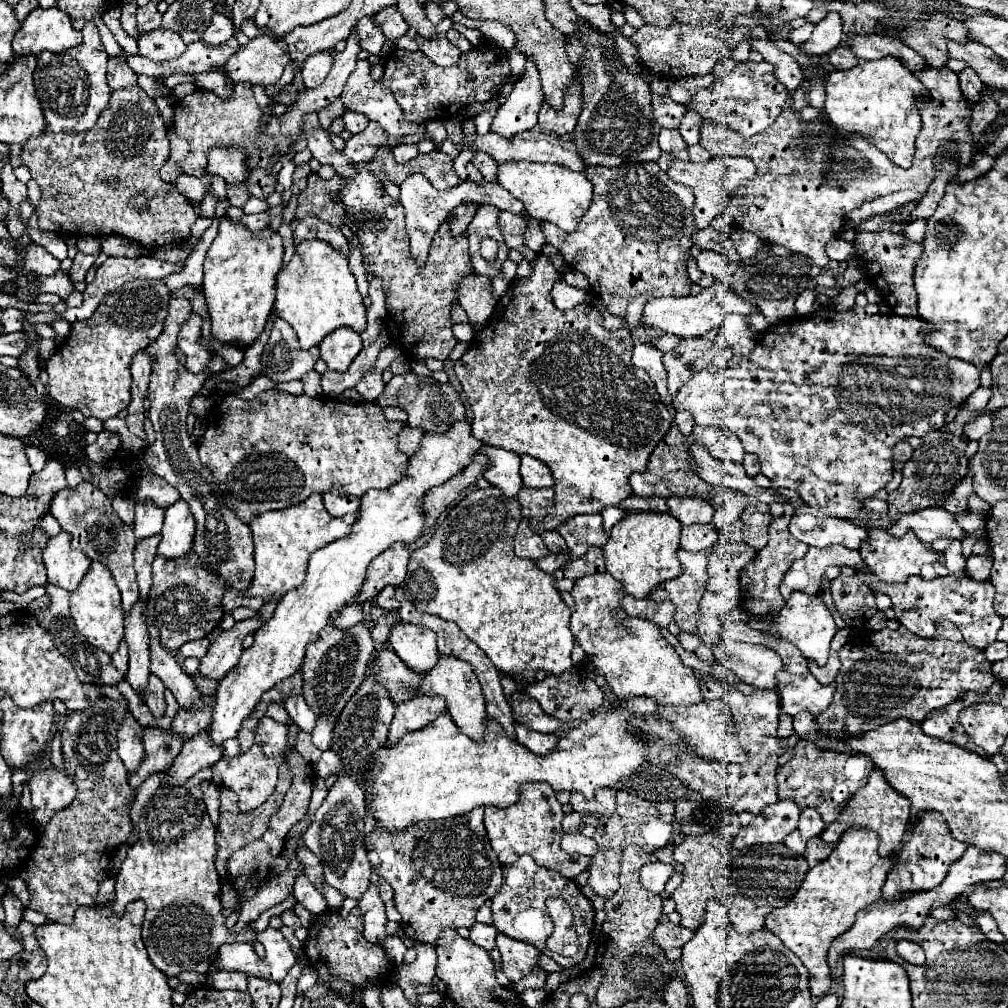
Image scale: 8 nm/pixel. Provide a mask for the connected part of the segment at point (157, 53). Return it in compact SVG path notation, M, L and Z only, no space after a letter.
M158 28L154 32L142 34L138 40L138 48L140 54L146 58L152 58L156 62L166 62L166 60L180 58L186 50L186 44L182 42L180 36L176 36L176 32Z

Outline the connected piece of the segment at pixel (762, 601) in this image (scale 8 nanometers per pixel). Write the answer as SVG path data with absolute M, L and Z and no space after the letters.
M788 504L784 508L786 508L786 514L782 518L774 518L768 528L768 544L762 550L758 550L754 560L748 562L748 566L744 566L744 570L740 572L740 592L742 592L740 606L742 606L742 610L746 610L748 614L754 614L754 616L776 614L776 610L780 610L780 606L784 606L784 598L780 596L778 586L780 586L784 574L788 572L788 568L792 566L792 562L796 558L802 558L808 550L808 546L804 546L796 538L792 538L792 534L788 532L790 514L794 512L794 508Z

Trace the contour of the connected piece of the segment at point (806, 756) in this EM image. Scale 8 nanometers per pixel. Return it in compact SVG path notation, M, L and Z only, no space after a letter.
M799 739L794 748L794 758L780 766L776 780L778 780L778 798L790 798L800 808L814 808L820 812L826 824L832 824L844 804L852 798L852 794L864 786L868 774L874 770L872 762L864 758L864 754L838 753L823 750L813 742Z

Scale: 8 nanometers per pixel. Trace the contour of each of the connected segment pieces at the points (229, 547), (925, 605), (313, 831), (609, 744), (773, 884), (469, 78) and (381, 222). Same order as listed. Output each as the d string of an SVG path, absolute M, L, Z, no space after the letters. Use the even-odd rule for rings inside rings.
M184 296L172 298L170 300L170 312L168 312L166 326L164 326L164 334L160 334L160 338L152 346L148 346L148 350L146 350L148 356L154 360L152 362L152 374L150 374L150 390L148 390L148 398L150 398L148 418L154 424L156 442L146 448L144 460L156 476L160 476L168 484L172 484L180 492L182 500L188 502L188 506L190 506L190 510L196 518L196 536L194 536L196 554L202 558L204 566L208 566L210 570L220 574L228 582L228 586L232 588L232 590L228 590L228 594L224 594L224 600L222 600L224 610L232 612L238 606L258 610L264 604L262 598L248 598L244 594L238 594L242 590L248 590L250 584L252 584L252 578L254 578L252 532L250 532L248 524L240 522L236 518L236 514L226 506L220 490L216 488L212 472L198 458L198 446L190 440L190 436L186 432L186 416L188 416L190 398L200 390L204 380L212 374L221 373L228 368L224 358L218 356L214 352L214 348L208 346L204 336L200 336L200 346L210 352L209 369L200 372L200 374L193 374L178 362L178 358L174 354L176 338L178 338L182 324L188 320L190 312L192 312L192 304L190 304L188 298L184 298Z
M868 570L858 572L858 576L888 594L892 600L892 608L896 608L896 620L920 638L932 638L936 632L936 620L946 618L958 626L968 646L984 650L996 640L996 634L1002 626L1002 616L998 616L994 610L994 590L988 580L974 582L966 574L948 574L932 582L922 580L920 576L912 576L908 580L908 586L880 586L880 582L876 582L876 578L868 574Z
M340 776L336 784L328 790L322 806L316 810L310 828L304 834L304 844L312 850L322 866L326 882L342 892L346 898L360 900L370 886L370 862L366 858L366 850L362 844L362 830L364 830L364 790L358 782L350 776Z
M600 710L560 738L556 752L538 756L512 742L490 718L484 742L476 742L444 714L432 726L426 726L426 730L406 734L394 748L384 746L372 754L366 766L366 772L370 772L366 780L372 780L366 806L372 810L378 828L402 832L422 820L468 814L476 806L508 808L516 802L518 790L526 782L548 782L554 792L576 790L584 798L592 798L596 788L616 788L620 778L648 764L648 746L630 728L630 720L632 714L624 710ZM376 766L380 766L378 772L372 772Z
M720 834L684 836L674 850L674 860L684 866L684 882L672 894L676 900L676 910L682 916L680 926L698 930L704 922L706 902L710 898L720 898L726 900L724 908L730 912L730 920L740 934L758 932L766 914L790 900L810 870L808 862L784 844L766 844L766 852L754 852L752 848L738 850Z
M482 42L480 46L474 46L470 52L460 56L456 66L448 66L448 68L436 66L420 50L410 52L410 50L396 48L386 60L382 84L392 90L408 122L420 124L422 118L446 120L472 102L488 102L496 98L504 88L504 84L508 82L508 78L512 76L508 60L510 60L510 52L490 42Z
M314 112L304 116L304 134L308 138L308 148L312 156L320 164L330 164L336 170L336 174L344 180L340 188L340 198L346 208L346 224L352 230L358 244L362 246L362 262L366 266L366 272L382 280L386 308L390 314L390 338L408 338L408 356L412 358L446 360L458 344L458 340L452 334L452 306L458 302L456 292L460 280L466 274L476 274L476 270L470 264L466 234L450 234L450 220L454 214L448 212L446 220L440 224L432 240L426 264L418 266L418 262L410 254L410 240L400 200L390 198L384 192L380 180L368 168L356 170L356 164L352 164L342 152L338 152L332 146L330 134L324 132L324 128L318 124L318 116Z

